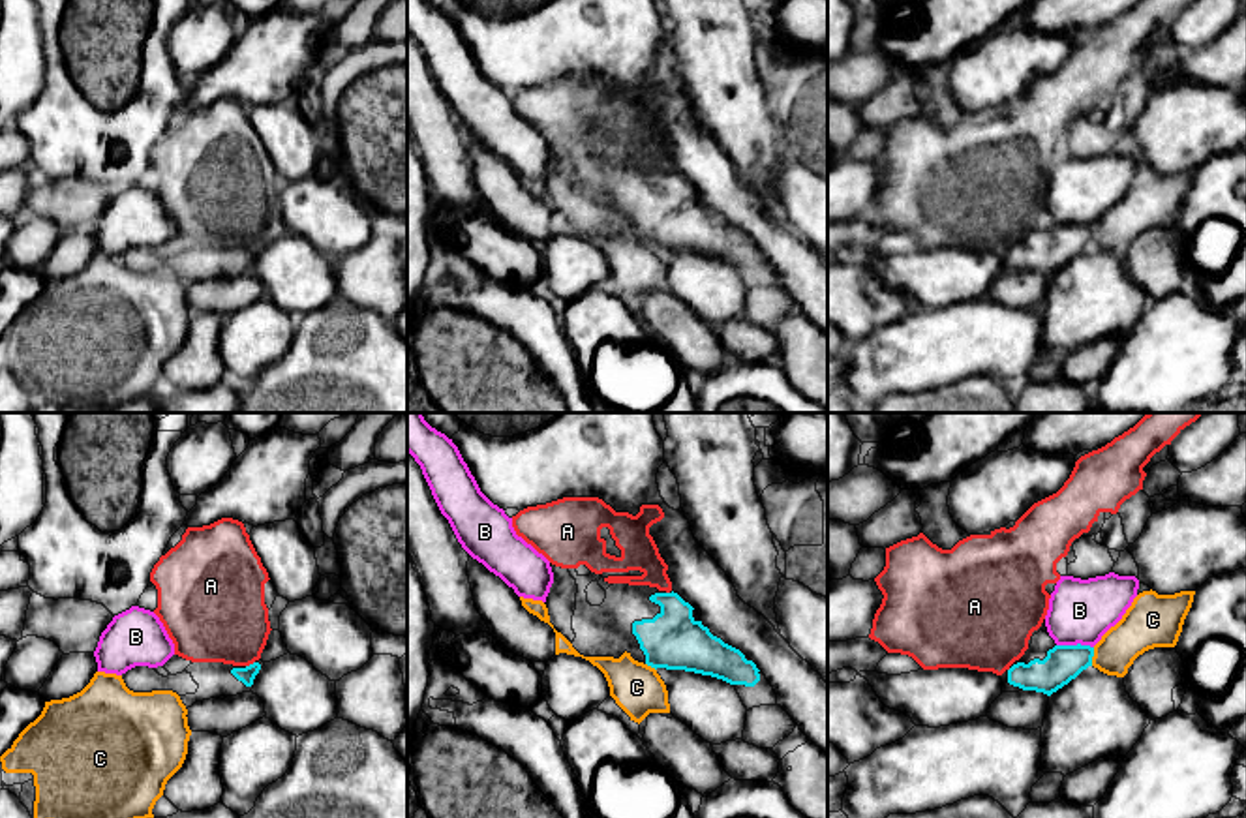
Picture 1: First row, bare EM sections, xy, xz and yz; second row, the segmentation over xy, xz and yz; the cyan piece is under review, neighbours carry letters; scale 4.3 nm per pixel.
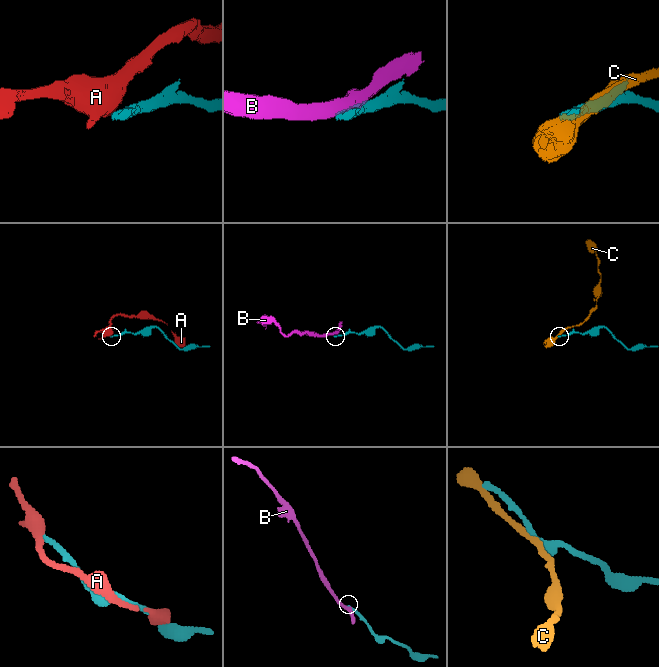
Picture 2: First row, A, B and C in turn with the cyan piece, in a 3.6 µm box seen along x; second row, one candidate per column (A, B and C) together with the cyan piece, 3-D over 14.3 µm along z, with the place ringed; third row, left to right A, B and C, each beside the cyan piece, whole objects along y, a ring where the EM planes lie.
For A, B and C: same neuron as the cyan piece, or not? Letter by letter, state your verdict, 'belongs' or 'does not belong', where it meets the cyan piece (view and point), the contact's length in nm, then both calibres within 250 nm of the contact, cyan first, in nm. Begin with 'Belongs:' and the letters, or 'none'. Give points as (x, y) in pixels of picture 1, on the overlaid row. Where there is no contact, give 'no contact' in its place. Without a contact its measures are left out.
Belongs: none
A: does not belong | xy (250, 665) | 50 nm | 70/400 nm
B: does not belong | yz (1078, 644) | 160 nm | 160/280 nm
C: does not belong | yz (1093, 655) | 80 nm | 160/200 nm

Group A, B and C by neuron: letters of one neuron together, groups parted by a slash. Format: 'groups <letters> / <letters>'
groups A / B / C

